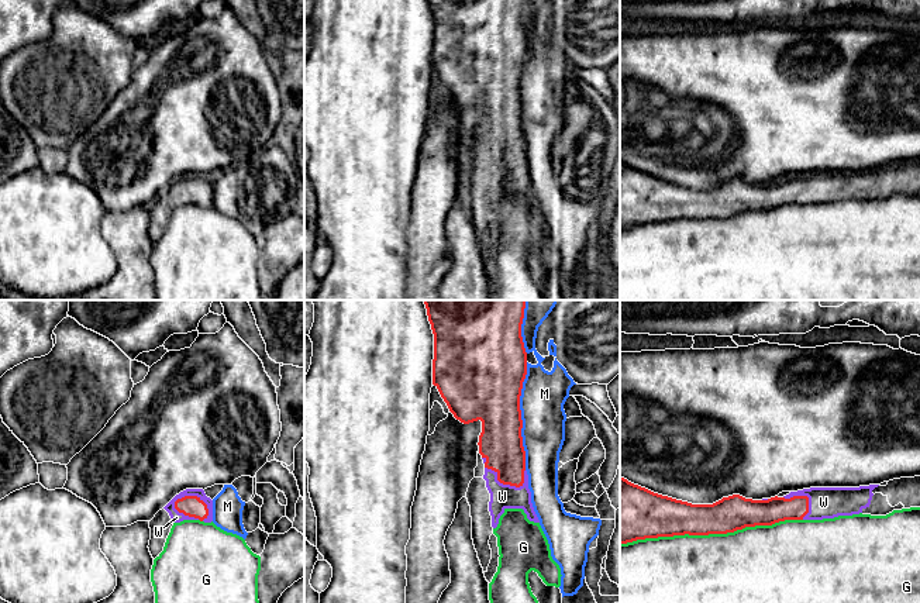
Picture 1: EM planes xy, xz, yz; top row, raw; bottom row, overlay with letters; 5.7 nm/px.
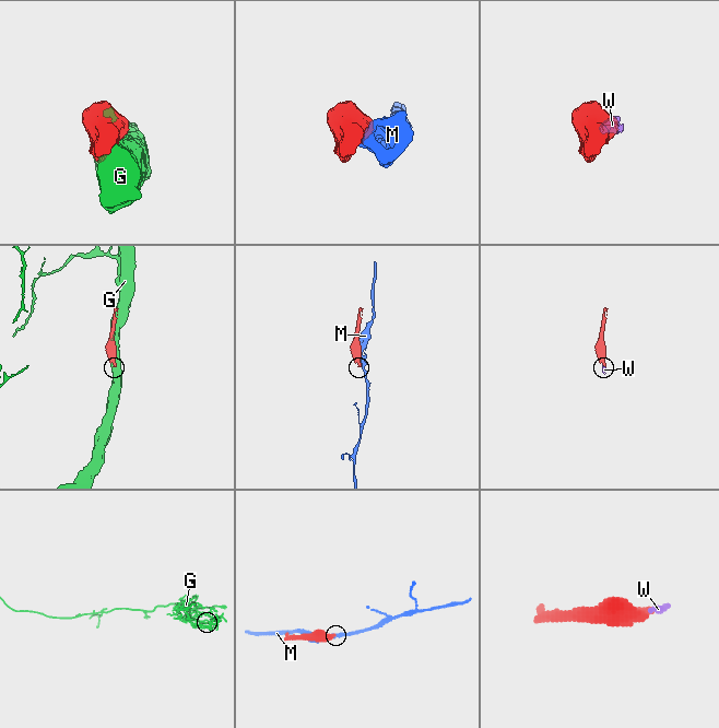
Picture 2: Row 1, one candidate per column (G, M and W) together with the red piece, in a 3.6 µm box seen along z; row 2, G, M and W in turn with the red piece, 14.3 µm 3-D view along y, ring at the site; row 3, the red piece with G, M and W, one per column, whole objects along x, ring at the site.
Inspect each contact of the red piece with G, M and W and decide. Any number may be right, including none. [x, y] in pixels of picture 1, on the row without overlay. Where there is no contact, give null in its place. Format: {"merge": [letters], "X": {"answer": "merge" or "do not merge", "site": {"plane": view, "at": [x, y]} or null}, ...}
{"merge": ["W"], "G": {"answer": "do not merge", "site": {"plane": "yz", "at": [710, 217]}}, "M": {"answer": "do not merge", "site": {"plane": "xz", "at": [520, 100]}}, "W": {"answer": "merge", "site": {"plane": "xy", "at": [196, 181]}}}

